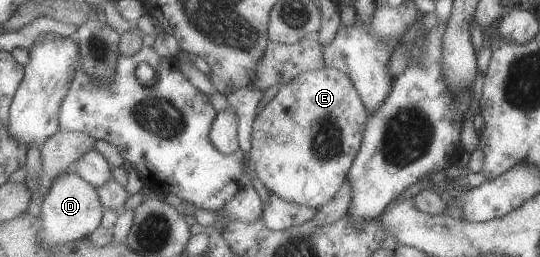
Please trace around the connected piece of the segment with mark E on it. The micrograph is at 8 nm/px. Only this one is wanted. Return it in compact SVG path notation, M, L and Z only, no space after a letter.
M330 67L305 71L284 84L255 117L248 177L259 175L270 193L319 210L345 185L363 147L368 114L347 73Z

